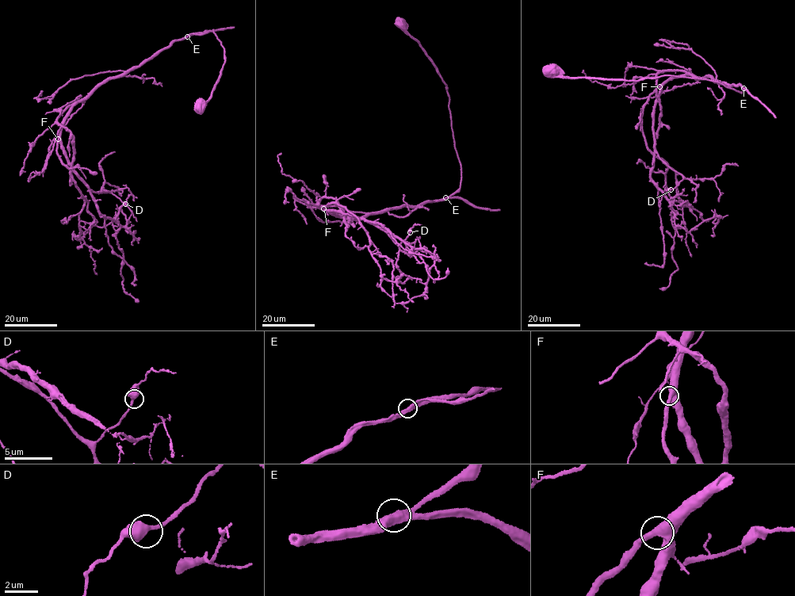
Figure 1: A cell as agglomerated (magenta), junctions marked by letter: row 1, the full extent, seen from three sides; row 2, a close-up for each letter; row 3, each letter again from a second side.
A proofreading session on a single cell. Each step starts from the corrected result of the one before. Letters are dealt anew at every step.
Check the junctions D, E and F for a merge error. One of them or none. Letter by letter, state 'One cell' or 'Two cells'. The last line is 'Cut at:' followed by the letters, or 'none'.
D: One cell
E: One cell
F: One cell
Cut at: none

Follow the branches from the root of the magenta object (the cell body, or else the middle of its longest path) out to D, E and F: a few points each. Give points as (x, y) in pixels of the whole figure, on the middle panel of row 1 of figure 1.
D: (401, 23), (446, 85), (460, 184), (441, 200), (359, 219), (325, 210), (368, 221), (397, 244), (410, 232)
E: (401, 23), (401, 27), (418, 42), (436, 67), (447, 88), (451, 128), (461, 177), (458, 189), (446, 197)
F: (401, 23), (446, 85), (460, 184), (441, 200), (359, 219), (323, 208)

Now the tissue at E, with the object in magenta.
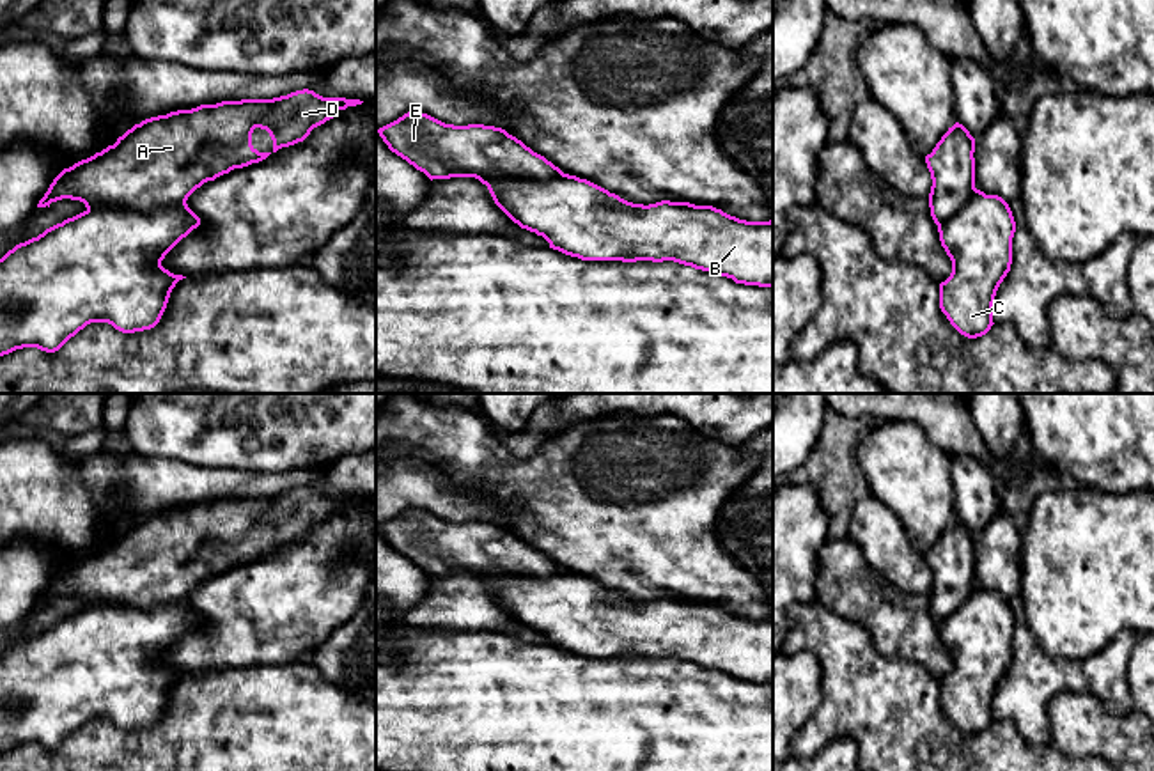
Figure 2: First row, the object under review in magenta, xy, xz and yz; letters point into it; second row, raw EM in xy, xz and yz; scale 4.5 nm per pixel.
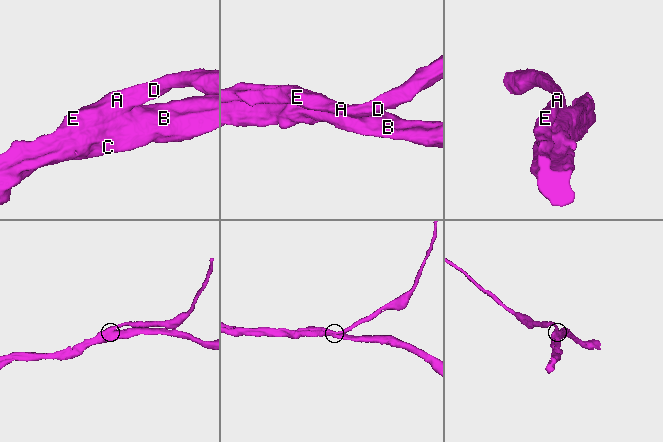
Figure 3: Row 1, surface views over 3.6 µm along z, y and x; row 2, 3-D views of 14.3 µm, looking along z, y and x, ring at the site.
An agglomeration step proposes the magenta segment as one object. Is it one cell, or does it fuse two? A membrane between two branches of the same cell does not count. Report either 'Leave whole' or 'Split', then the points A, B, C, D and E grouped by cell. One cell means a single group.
Leave whole. Groups: A B C D E

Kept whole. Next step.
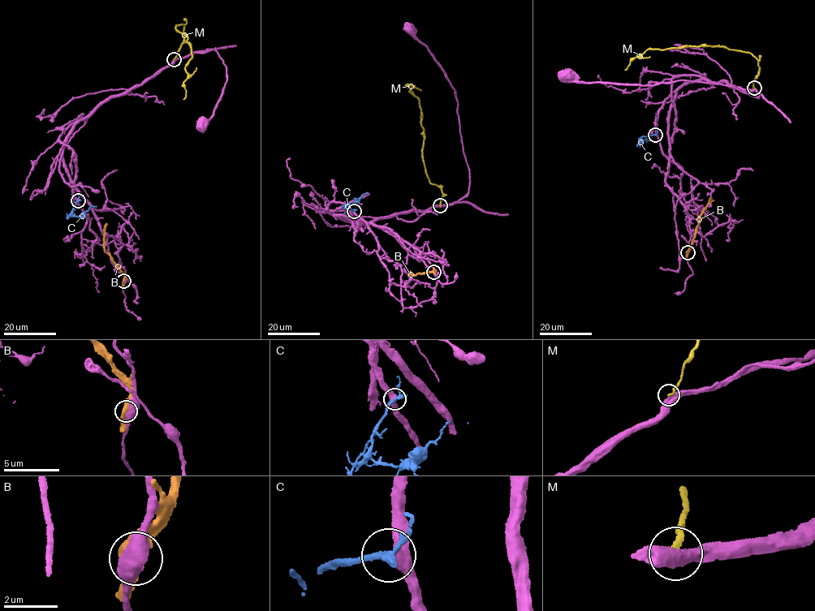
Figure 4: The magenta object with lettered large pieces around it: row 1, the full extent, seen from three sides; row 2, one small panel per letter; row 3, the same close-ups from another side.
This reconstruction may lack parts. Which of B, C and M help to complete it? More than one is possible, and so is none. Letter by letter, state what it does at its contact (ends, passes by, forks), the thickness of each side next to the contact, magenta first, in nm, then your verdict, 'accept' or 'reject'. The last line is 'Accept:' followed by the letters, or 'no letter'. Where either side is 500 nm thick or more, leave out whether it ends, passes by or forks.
B: 600/550 nm | reject
C: it passes by | 460/280 nm | reject
M: it ends | 460/240 nm | reject
Accept: no letter

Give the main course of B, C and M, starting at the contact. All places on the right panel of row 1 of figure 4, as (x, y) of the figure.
B: (687, 252), (709, 198)
C: (655, 135), (643, 136), (641, 142)
M: (754, 88), (754, 80), (759, 74), (758, 60), (750, 53), (722, 46), (650, 48), (634, 58), (625, 70)

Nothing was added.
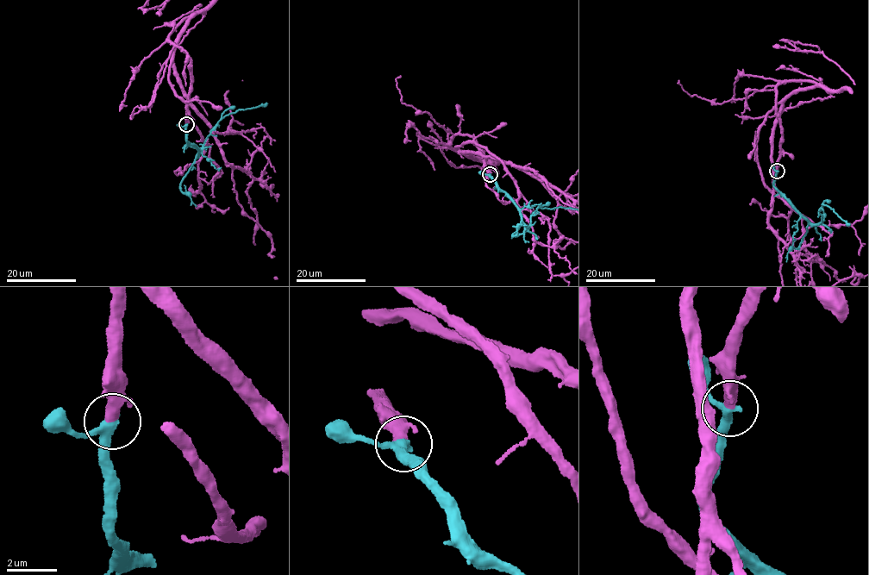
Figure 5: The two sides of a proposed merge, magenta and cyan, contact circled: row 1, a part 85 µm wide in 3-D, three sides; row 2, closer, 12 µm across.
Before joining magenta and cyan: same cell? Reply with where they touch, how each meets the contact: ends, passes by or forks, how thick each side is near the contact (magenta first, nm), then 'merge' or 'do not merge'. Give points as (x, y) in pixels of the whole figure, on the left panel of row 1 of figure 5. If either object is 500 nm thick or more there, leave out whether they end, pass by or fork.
place (186, 124); magenta passes by; cyan passes by; calibres 320 and 320 nm; merge

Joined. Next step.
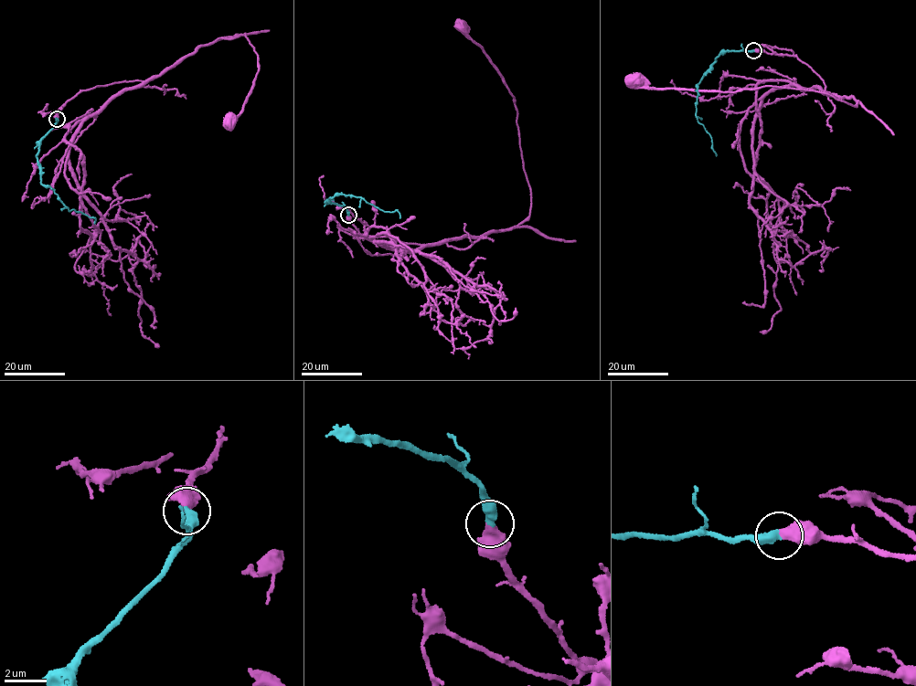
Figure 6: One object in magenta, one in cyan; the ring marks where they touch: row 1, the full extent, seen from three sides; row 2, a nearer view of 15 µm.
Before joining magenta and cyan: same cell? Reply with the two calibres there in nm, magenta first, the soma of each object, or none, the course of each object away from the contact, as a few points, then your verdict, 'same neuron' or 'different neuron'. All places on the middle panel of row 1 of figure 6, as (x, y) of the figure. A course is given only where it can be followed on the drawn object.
480 nm thick on the magenta side, 440 nm on the other; cell body of magenta at (463, 26); no cell body on cyan; magenta runs (347, 215), (366, 236), (426, 245), (511, 229), (527, 219), (531, 197), (515, 99), (483, 47), (462, 26); cyan runs (347, 215), (343, 206), (326, 200), (342, 195), (362, 198), (384, 211), (396, 210), (399, 218); same neuron

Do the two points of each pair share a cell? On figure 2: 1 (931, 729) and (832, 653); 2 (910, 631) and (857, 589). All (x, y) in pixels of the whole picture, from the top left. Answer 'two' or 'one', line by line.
1: one
2: one

